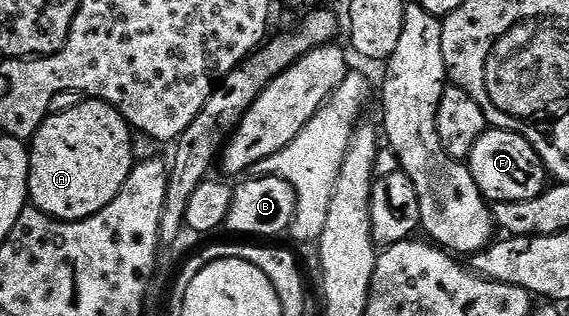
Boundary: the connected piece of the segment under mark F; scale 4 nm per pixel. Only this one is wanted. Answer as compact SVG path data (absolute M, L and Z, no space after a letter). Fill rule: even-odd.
M491 127L473 145L473 153L465 160L473 173L473 181L477 181L477 189L492 204L505 201L529 201L536 199L549 186L549 176L543 166L541 157L521 137L512 131L502 131L500 127Z

